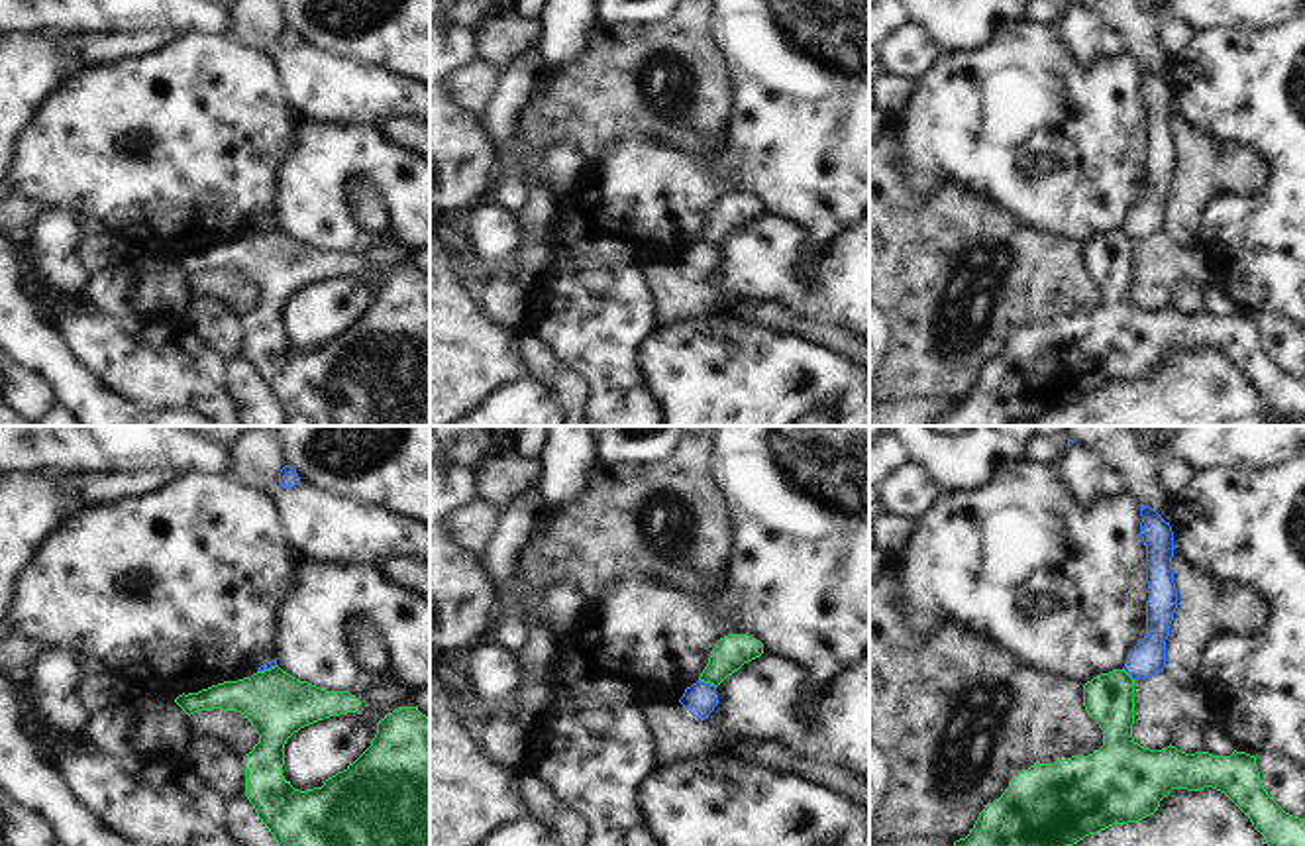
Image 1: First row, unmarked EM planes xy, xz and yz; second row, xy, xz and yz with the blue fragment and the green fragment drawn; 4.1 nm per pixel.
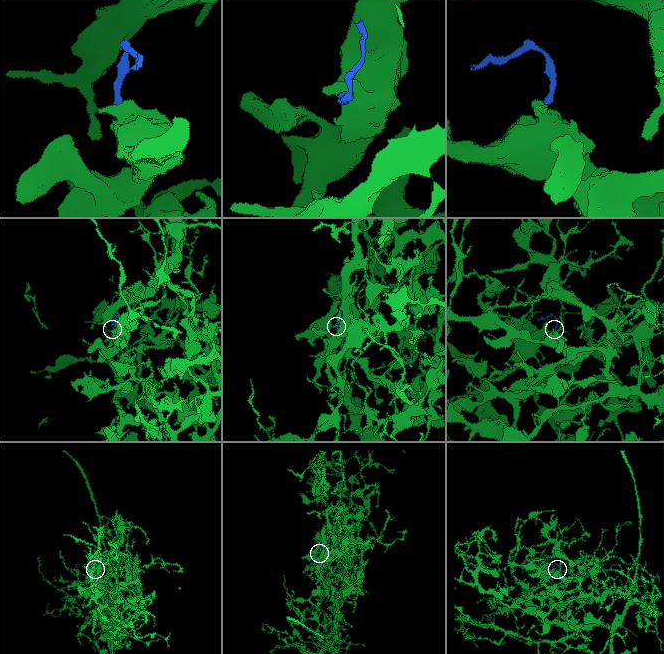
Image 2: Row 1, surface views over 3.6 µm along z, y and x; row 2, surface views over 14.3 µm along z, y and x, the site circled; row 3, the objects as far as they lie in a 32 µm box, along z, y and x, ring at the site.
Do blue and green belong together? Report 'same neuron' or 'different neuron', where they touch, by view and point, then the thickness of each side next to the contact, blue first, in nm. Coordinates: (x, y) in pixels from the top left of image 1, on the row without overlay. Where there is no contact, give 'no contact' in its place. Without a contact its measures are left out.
different neuron; meets blue in xz at (707, 244); 140 nm thick on the blue side, 140 nm on the other

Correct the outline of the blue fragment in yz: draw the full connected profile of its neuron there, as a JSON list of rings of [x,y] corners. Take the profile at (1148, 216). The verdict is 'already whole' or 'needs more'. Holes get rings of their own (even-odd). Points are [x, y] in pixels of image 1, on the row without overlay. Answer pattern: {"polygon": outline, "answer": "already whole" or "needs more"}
{"polygon": [[[1140,65],[1140,98],[1146,106],[1146,194],[1126,216],[1124,232],[1136,241],[1146,239],[1166,228],[1166,200],[1177,169],[1177,149],[1174,143],[1174,92],[1154,69]]], "answer": "already whole"}

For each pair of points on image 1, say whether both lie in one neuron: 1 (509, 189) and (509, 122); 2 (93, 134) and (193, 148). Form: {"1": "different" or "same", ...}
{"1": "same", "2": "same"}

